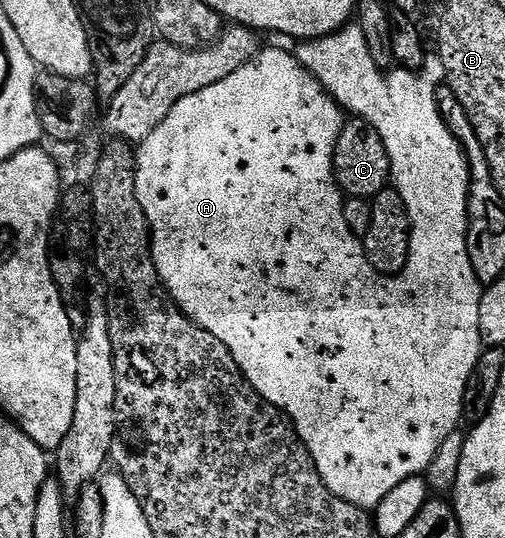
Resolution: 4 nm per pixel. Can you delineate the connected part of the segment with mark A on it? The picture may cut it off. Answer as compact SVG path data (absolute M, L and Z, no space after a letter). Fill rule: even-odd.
M355 22L345 24L322 40L297 43L295 48L297 61L280 48L265 47L228 78L223 78L222 82L214 82L214 86L206 86L206 90L198 90L198 94L182 98L182 102L178 102L178 106L174 106L166 119L135 149L136 193L152 234L152 257L168 295L194 323L202 326L202 330L214 334L218 342L228 347L252 389L291 420L292 427L300 435L310 458L314 458L314 466L318 466L318 474L328 489L354 506L374 510L382 498L394 490L394 486L427 473L434 454L438 454L438 446L442 446L442 442L446 442L446 438L461 427L464 395L480 364L480 351L485 347L478 330L482 285L470 266L468 254L469 157L460 149L455 136L457 133L446 123L442 108L438 106L437 94L442 86L438 80L438 70L432 72L428 68L426 72L421 72L420 69L411 71L400 68L391 77L384 76L385 69L374 62L360 25ZM319 83L349 112L349 117L364 120L385 144L391 183L403 200L411 220L408 261L399 275L377 275L370 270L361 237L355 236L350 226L346 226L346 196L336 183L332 168L335 143L345 126L346 116L320 89Z

